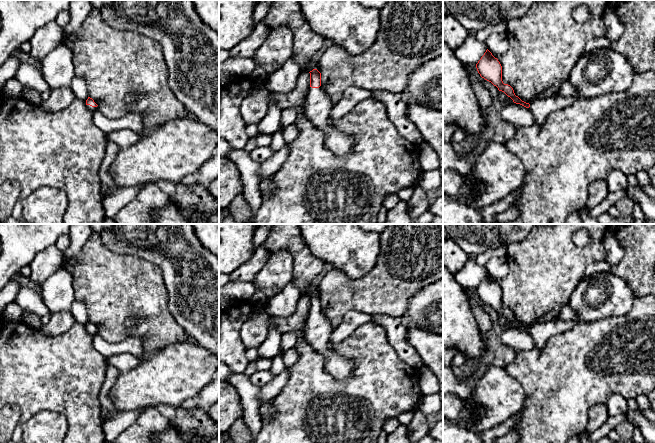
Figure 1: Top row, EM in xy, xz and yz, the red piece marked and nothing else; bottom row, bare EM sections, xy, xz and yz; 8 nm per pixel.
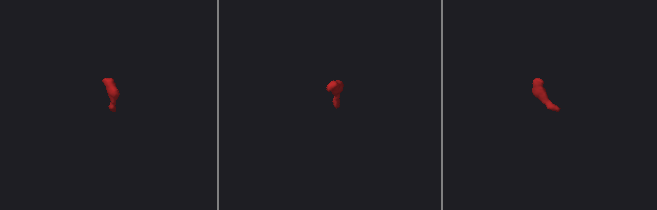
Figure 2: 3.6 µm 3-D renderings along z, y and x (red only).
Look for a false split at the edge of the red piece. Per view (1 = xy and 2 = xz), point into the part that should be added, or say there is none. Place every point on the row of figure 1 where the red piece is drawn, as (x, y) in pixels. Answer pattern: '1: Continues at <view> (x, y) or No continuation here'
1: Continues at xy (92, 109)
2: Continues at xz (318, 105)

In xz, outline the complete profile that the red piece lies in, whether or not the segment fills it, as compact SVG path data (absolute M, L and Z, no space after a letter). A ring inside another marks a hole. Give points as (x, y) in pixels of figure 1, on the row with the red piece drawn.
M313 69L310 73L304 108L314 125L325 133L325 146L338 157L346 157L353 146L354 137L342 133L328 124L329 114L334 105L321 87L321 73Z

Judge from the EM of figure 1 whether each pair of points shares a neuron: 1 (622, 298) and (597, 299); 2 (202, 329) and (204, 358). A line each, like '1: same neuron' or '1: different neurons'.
1: same neuron
2: different neurons

